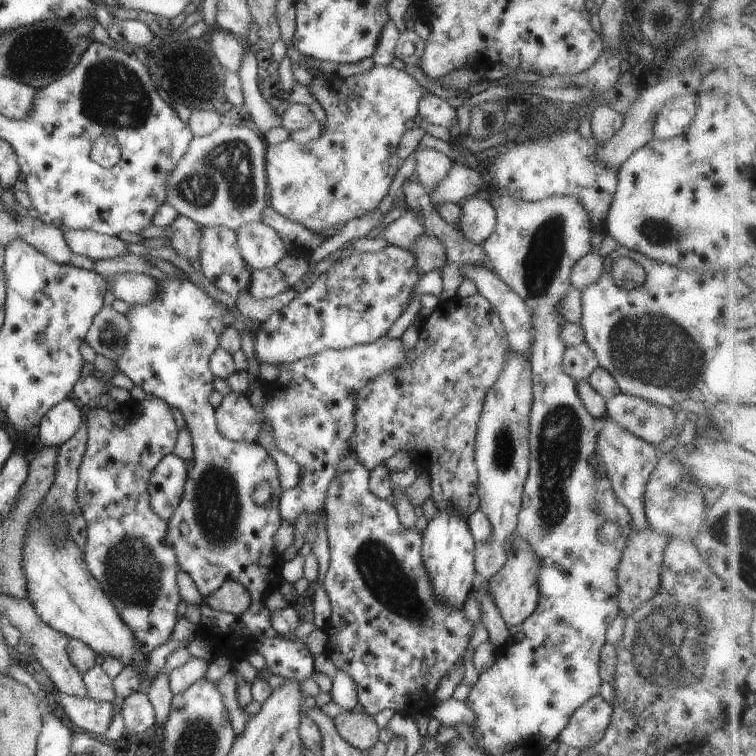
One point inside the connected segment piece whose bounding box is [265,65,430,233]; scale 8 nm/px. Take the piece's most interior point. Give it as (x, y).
(345, 173)

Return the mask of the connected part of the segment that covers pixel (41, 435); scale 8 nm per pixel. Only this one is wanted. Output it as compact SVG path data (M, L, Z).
M66 397L55 404L38 425L38 438L44 447L59 447L70 440L81 425L80 407L73 397Z

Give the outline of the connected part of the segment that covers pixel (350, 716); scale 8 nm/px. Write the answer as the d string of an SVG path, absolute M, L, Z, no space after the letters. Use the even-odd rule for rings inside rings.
M360 709L339 712L333 719L340 736L364 753L379 741L379 729L374 717Z

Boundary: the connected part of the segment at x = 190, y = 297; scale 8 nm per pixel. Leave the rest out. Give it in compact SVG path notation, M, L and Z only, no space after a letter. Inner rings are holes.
M174 278L157 281L159 282L159 294L155 301L150 304L132 305L130 312L126 314L130 320L131 329L126 334L122 354L114 361L120 372L131 378L136 386L140 386L148 394L151 392L155 397L165 400L171 407L174 406L181 410L187 423L187 430L192 436L192 459L186 463L187 477L182 498L172 518L167 522L169 531L166 540L174 544L181 570L188 572L204 598L218 590L226 580L242 583L251 596L250 605L239 615L217 611L207 604L201 605L201 630L208 634L209 639L212 639L214 642L212 646L219 652L229 654L230 658L236 661L241 660L245 655L258 652L266 658L266 669L273 675L302 683L315 672L315 656L308 650L304 641L282 638L274 630L271 623L271 611L265 605L266 593L278 589L284 581L281 576L283 560L274 548L274 533L284 521L279 511L283 490L280 478L278 478L278 469L268 449L260 443L224 438L217 429L215 408L210 405L210 394L214 390L214 384L208 362L210 362L212 353L220 347L220 335L233 325L238 326L238 320L227 305L212 299L192 281L180 281ZM257 485L268 485L271 488L270 500L262 506L255 503L251 495ZM234 634L244 636L243 646L240 642L232 643L232 652L227 653L224 648L224 638L234 636Z

